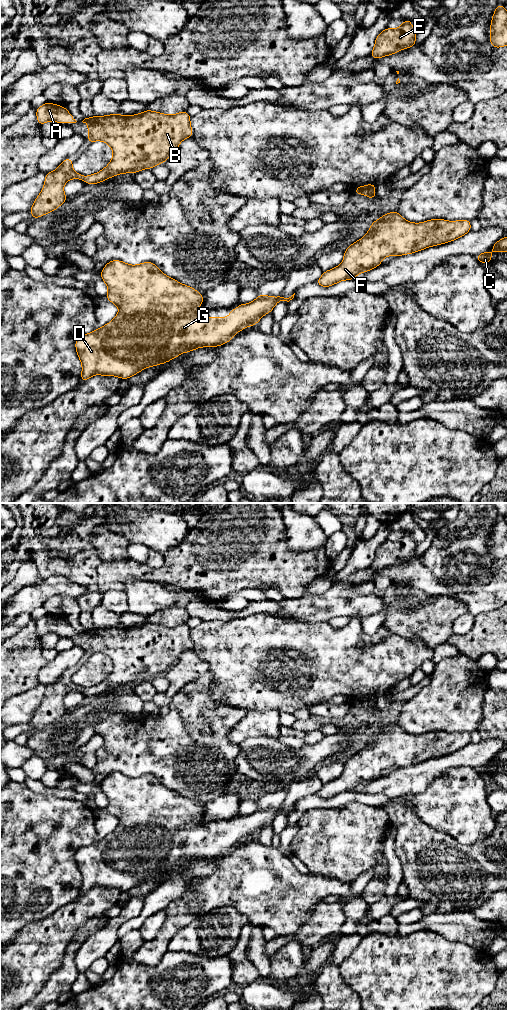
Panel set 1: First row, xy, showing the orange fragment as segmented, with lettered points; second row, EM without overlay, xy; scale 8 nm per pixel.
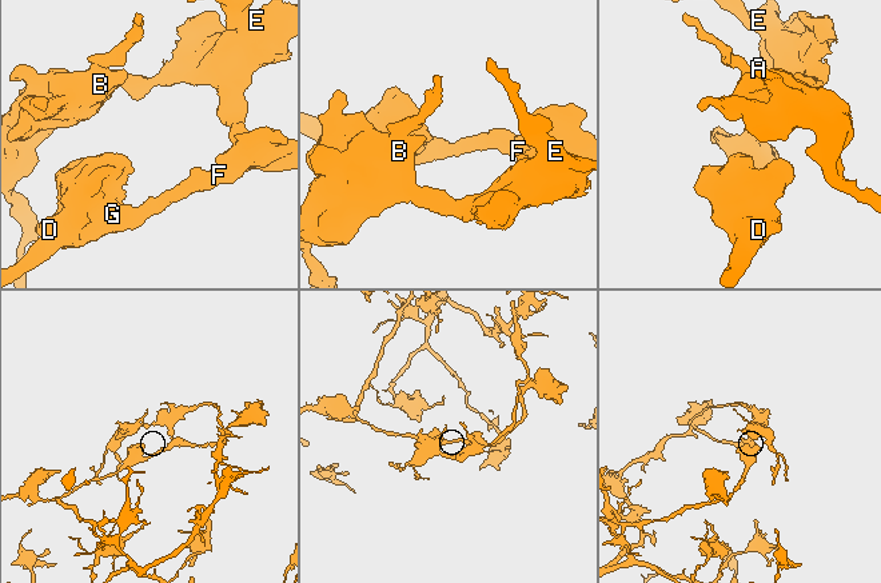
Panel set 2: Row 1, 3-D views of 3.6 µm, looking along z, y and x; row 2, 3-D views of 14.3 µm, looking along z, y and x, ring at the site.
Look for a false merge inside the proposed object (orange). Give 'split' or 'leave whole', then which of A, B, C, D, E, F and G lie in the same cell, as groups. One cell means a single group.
split | A B E / C D F G

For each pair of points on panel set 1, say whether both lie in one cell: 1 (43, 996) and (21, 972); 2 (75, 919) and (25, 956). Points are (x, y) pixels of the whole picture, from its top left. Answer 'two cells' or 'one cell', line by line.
1: two cells
2: one cell

